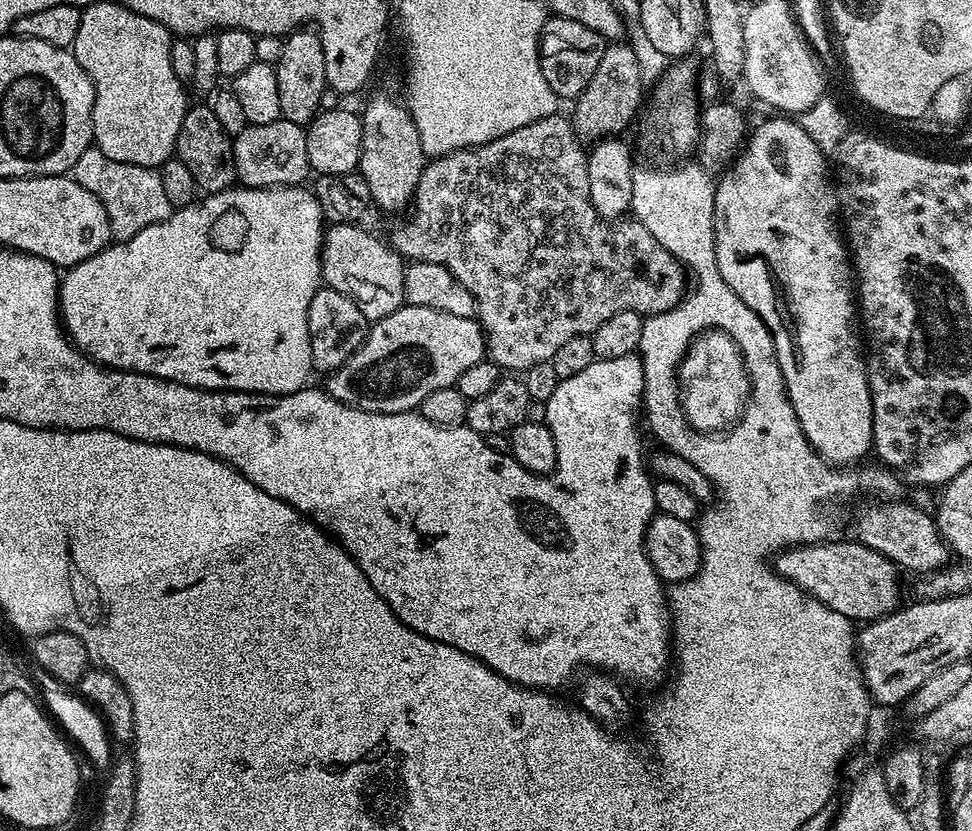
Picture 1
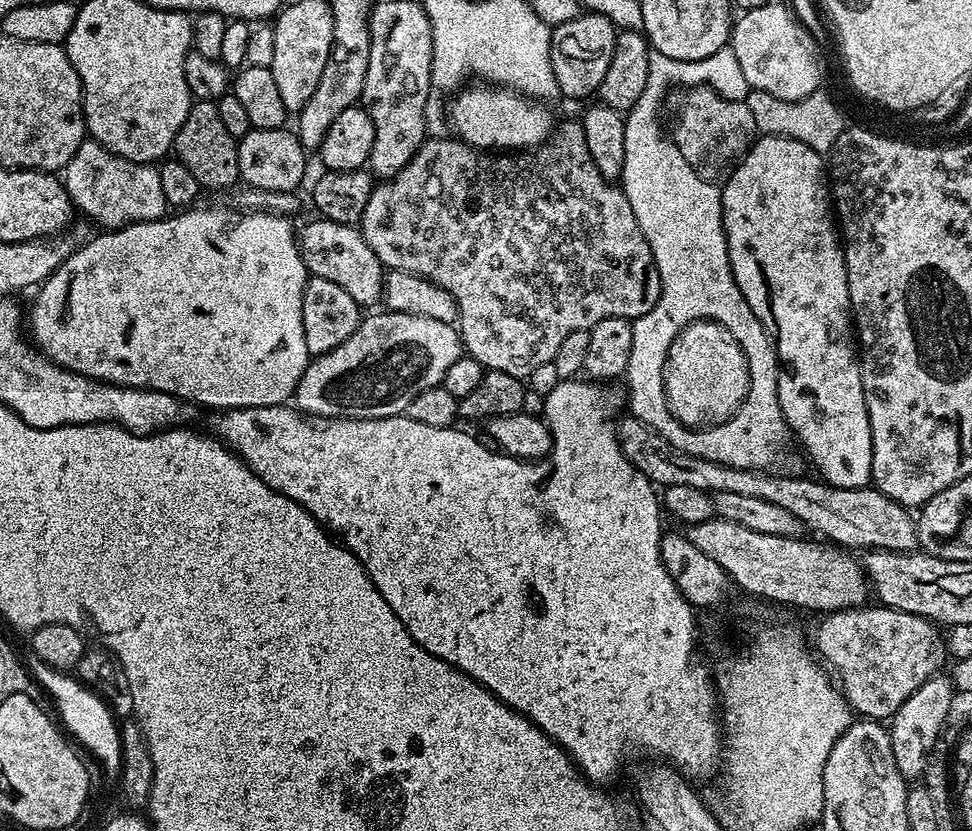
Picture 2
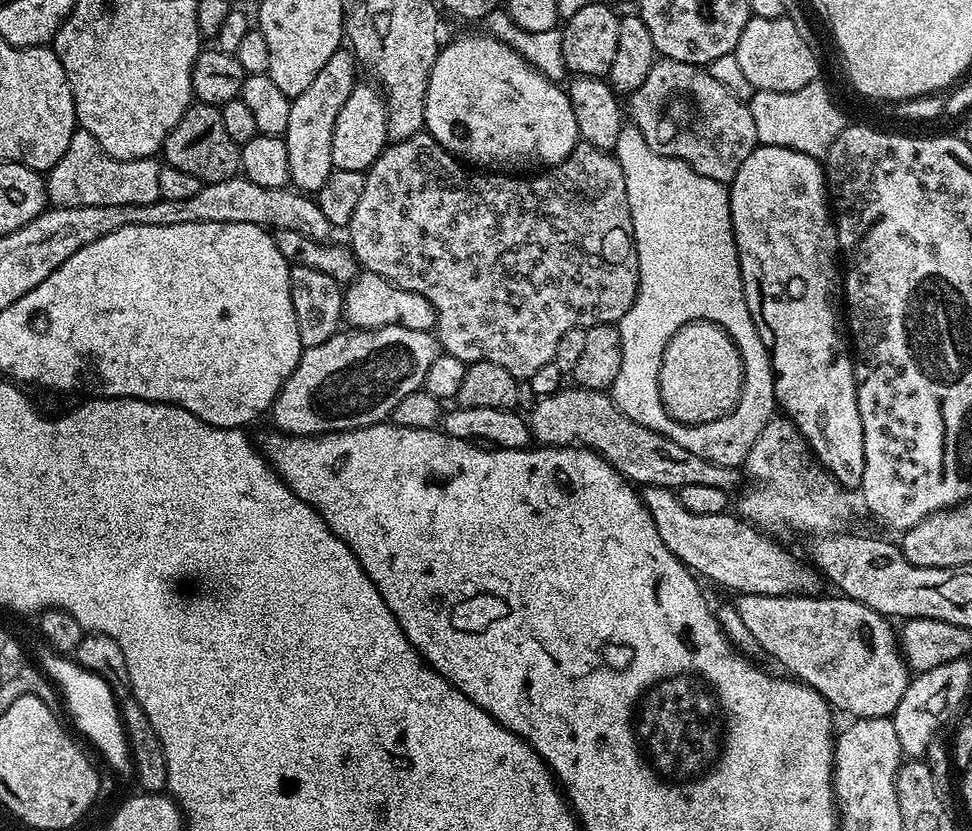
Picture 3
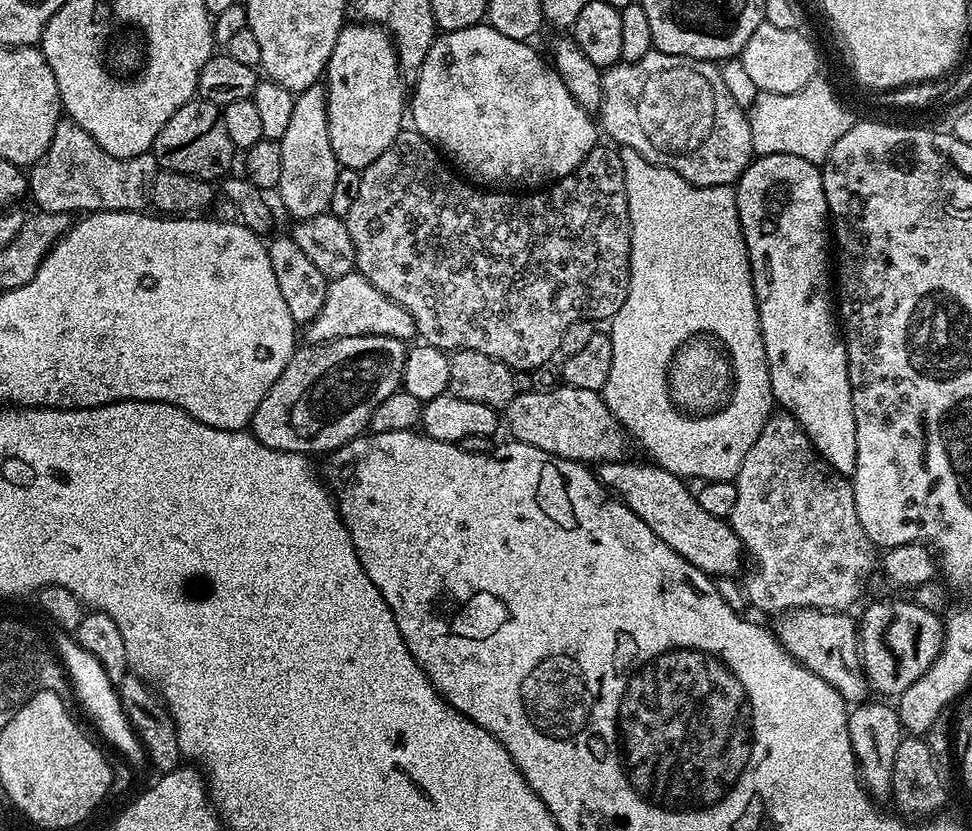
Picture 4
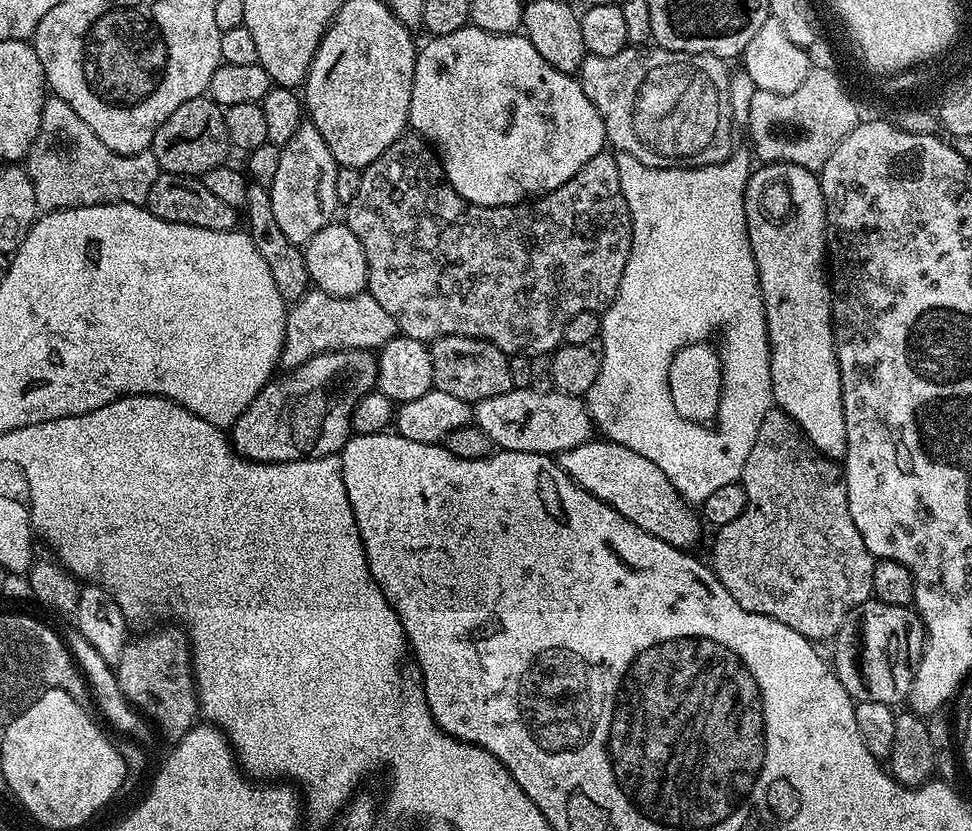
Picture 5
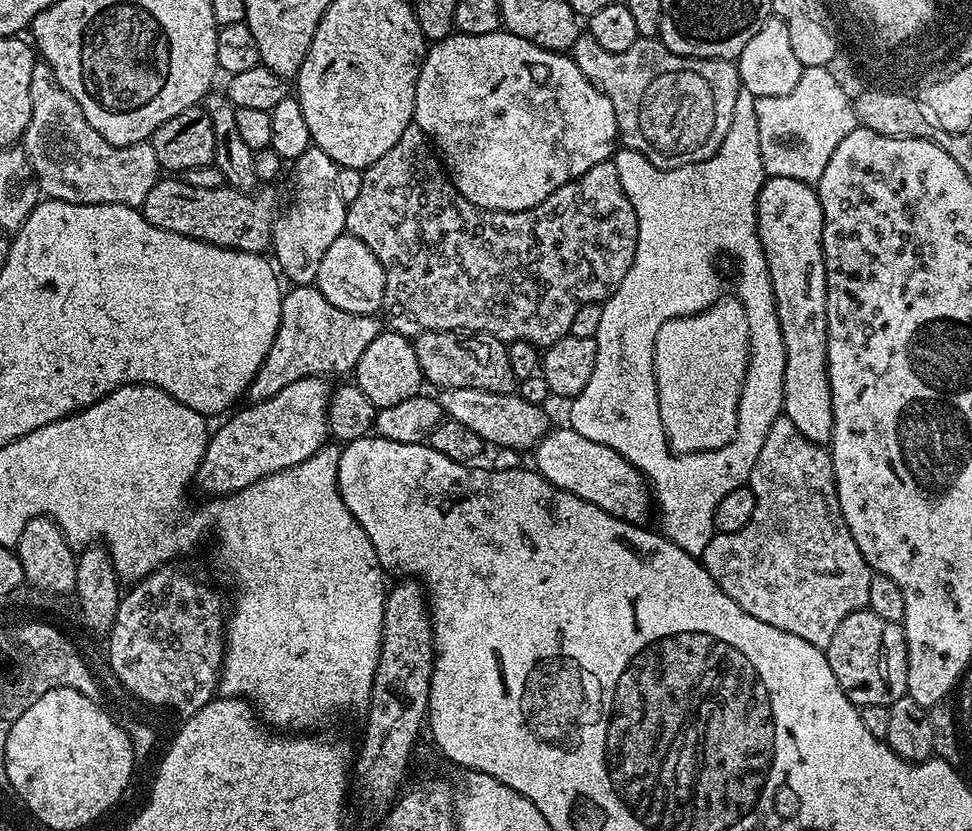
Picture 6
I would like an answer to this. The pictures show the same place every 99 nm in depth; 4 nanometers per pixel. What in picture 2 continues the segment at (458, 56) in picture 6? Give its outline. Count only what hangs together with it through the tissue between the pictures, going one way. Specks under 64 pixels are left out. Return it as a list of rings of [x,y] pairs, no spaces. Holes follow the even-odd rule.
[[[472,83],[461,87],[453,95],[457,96],[453,98],[452,105],[446,108],[447,123],[464,143],[481,150],[531,150],[552,135],[554,123],[547,103],[521,95],[508,86]]]

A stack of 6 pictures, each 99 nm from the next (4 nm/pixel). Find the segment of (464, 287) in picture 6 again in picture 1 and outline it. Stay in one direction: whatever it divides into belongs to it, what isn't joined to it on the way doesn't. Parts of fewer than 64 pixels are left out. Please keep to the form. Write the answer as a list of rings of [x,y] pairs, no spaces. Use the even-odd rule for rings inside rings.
[[[567,115],[538,118],[538,122],[530,122],[510,134],[491,140],[489,144],[480,144],[477,148],[460,148],[457,152],[429,159],[422,170],[422,178],[418,178],[416,194],[412,197],[407,216],[408,220],[400,220],[393,226],[391,248],[408,262],[421,260],[446,266],[446,270],[450,270],[450,274],[454,274],[454,278],[458,278],[458,282],[470,290],[476,303],[475,319],[480,321],[480,326],[484,329],[487,359],[493,360],[500,369],[512,374],[523,374],[530,366],[551,360],[554,353],[565,344],[566,338],[591,336],[598,330],[598,326],[602,326],[602,322],[606,322],[606,318],[622,314],[622,310],[634,310],[645,318],[657,316],[678,306],[686,295],[685,265],[673,258],[662,246],[662,242],[658,242],[658,238],[654,238],[646,226],[642,226],[640,220],[601,220],[598,210],[594,210],[594,202],[590,200],[588,154],[580,137],[572,129],[572,121]]]

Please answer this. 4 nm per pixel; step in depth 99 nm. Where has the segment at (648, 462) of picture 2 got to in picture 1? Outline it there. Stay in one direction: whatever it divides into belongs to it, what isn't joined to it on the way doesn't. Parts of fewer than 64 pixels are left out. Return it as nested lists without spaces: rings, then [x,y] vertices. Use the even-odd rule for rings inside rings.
[[[880,502],[872,504],[868,512],[864,512],[856,520],[855,539],[861,544],[870,546],[870,550],[878,550],[878,554],[892,561],[897,569],[908,572],[927,574],[939,572],[949,563],[950,549],[940,536],[935,519],[928,516],[920,508],[910,504],[892,504],[896,502]]]

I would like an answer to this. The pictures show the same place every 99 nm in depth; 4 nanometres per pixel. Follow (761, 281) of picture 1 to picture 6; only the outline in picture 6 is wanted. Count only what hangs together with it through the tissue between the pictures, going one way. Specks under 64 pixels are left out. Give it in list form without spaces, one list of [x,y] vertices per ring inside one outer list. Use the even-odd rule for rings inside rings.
[[[767,177],[758,194],[756,225],[774,286],[778,326],[782,326],[782,340],[786,342],[783,415],[788,416],[810,442],[828,446],[832,442],[834,410],[826,354],[824,215],[819,191],[806,182],[798,182],[798,178]]]

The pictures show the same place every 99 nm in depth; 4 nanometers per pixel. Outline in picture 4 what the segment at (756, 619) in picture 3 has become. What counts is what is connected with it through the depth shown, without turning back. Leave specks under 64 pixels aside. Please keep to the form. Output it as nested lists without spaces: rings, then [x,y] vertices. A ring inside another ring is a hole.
[[[798,608],[794,612],[785,612],[775,617],[774,631],[784,651],[791,654],[806,670],[818,674],[822,682],[834,686],[834,690],[849,705],[855,706],[865,703],[870,696],[870,681],[860,663],[860,638],[858,635],[858,624],[855,619],[848,617],[847,611],[823,612],[813,608]]]

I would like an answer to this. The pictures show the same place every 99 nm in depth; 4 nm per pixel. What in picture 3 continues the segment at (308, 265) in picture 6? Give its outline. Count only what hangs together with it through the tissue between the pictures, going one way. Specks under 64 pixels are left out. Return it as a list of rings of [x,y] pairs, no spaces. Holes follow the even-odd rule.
[[[341,46],[337,52],[330,54],[330,62],[322,66],[318,78],[310,82],[302,94],[291,97],[290,118],[292,124],[286,126],[283,142],[286,146],[286,158],[290,158],[290,184],[293,189],[305,194],[315,194],[326,182],[332,167],[332,139],[334,122],[338,122],[338,110],[346,106],[346,98],[356,89],[358,61],[347,47]]]

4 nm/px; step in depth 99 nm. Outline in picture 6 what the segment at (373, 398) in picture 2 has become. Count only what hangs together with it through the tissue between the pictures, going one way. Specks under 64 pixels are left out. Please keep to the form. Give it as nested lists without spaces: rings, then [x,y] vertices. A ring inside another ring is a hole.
[[[303,376],[298,382],[290,382],[290,386],[278,390],[278,394],[249,403],[249,408],[241,412],[233,411],[227,417],[229,420],[209,435],[206,454],[196,471],[195,487],[208,492],[204,494],[212,498],[228,496],[264,476],[306,462],[306,458],[317,452],[330,436],[328,383],[322,376]]]

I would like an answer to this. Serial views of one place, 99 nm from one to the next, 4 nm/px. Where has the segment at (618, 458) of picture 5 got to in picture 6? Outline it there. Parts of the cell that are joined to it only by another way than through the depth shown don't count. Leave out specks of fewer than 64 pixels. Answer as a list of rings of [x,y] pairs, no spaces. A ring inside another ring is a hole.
[[[571,426],[553,427],[544,435],[534,449],[536,455],[535,471],[539,472],[546,482],[550,482],[558,490],[566,490],[619,520],[641,526],[649,522],[648,515],[654,512],[654,497],[650,485],[618,450],[610,450],[602,442],[590,442],[590,438],[582,438]]]

